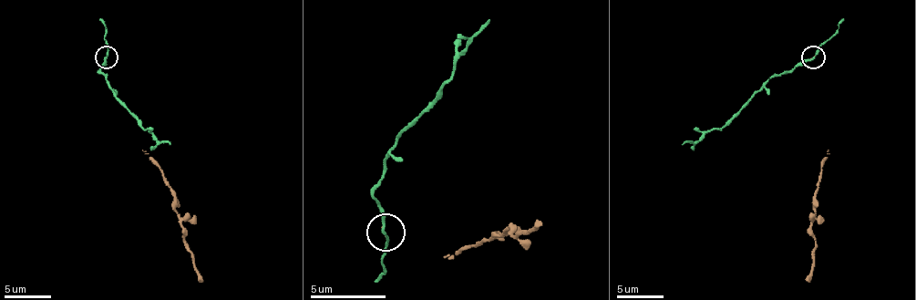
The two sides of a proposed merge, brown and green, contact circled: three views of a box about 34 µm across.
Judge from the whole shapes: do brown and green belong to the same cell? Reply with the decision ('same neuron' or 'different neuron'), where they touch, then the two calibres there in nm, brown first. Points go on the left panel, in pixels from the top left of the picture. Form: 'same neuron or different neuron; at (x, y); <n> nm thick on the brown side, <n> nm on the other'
different neuron; at (107, 57); 60 nm thick on the brown side, 160 nm on the other

